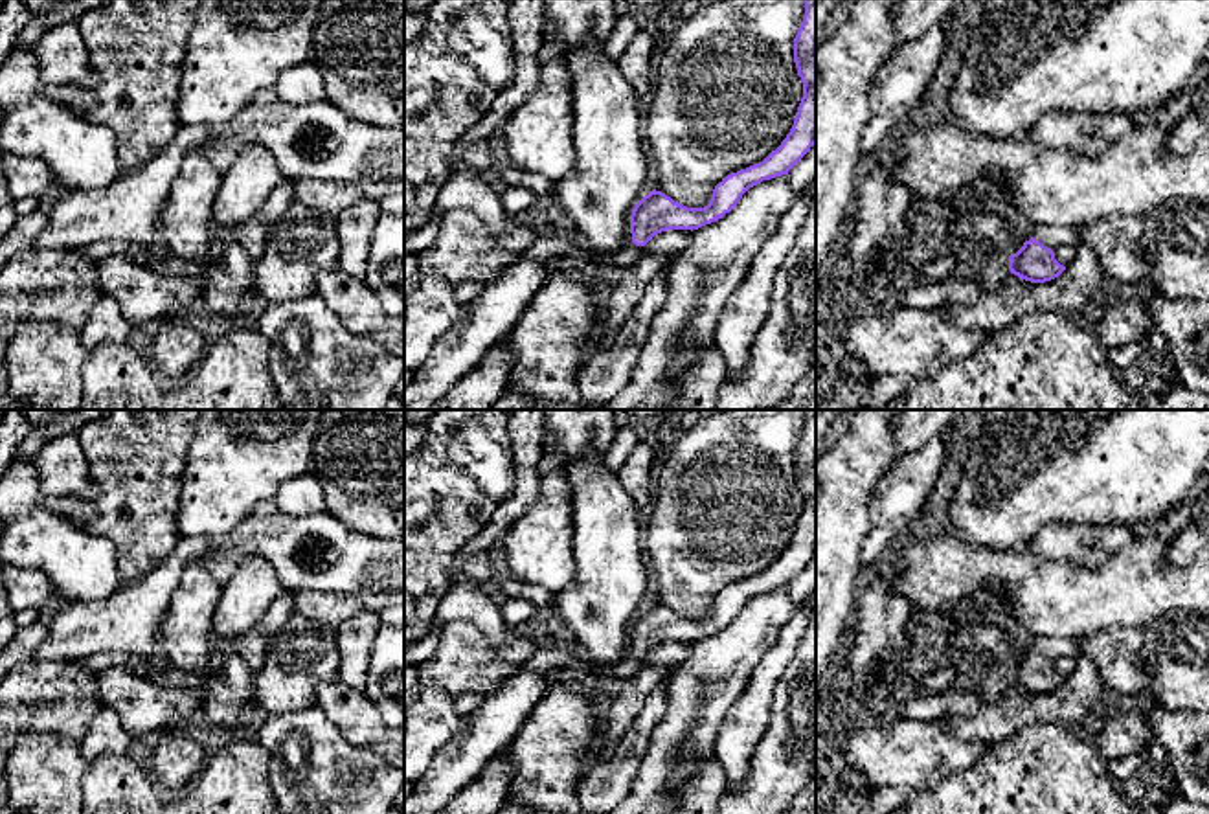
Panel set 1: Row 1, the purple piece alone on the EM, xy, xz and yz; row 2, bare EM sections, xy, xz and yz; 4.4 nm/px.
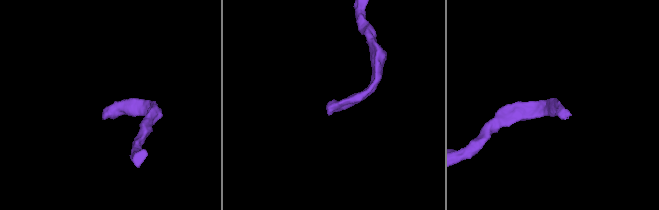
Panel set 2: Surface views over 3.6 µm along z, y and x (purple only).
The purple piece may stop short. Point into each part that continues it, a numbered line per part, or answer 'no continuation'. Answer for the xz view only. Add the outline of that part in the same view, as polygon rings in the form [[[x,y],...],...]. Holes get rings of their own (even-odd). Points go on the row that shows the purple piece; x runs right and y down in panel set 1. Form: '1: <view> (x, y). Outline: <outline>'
no continuation

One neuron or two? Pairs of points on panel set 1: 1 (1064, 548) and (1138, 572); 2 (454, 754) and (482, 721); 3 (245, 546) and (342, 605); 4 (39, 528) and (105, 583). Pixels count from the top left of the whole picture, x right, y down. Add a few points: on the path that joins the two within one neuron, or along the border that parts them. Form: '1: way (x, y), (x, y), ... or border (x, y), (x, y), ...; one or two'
1: border (1134, 537), (1094, 565), (1059, 561); two
2: way (462, 746), (480, 728); one
3: border (296, 590), (346, 592), (362, 603); two
4: way (56, 544), (89, 572); one

